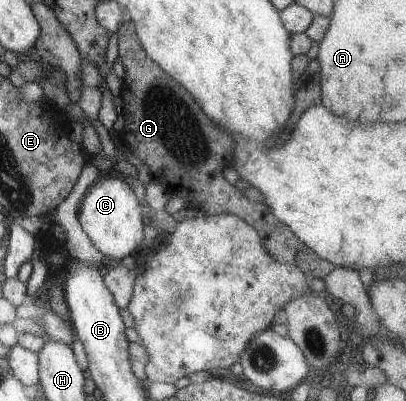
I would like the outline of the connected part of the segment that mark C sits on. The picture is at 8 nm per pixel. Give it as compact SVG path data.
M115 176L99 177L85 191L77 206L78 222L93 246L108 259L129 257L143 240L142 208L131 187Z

